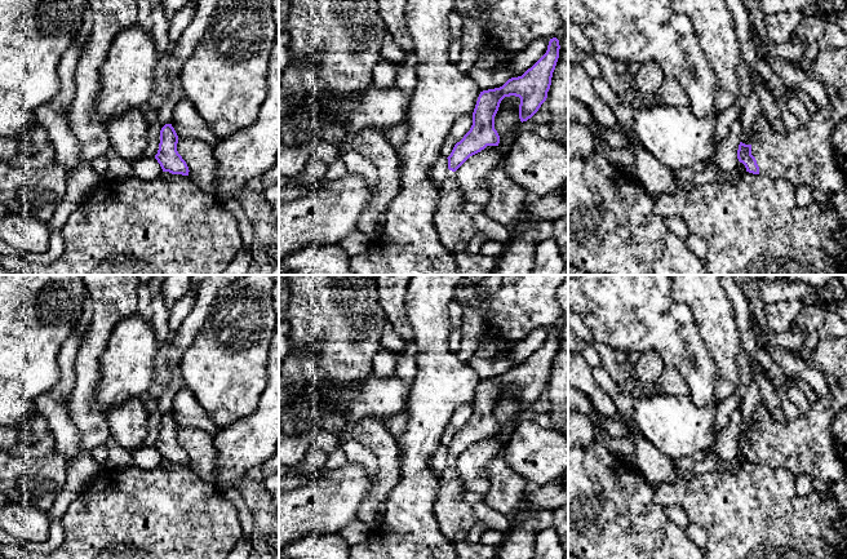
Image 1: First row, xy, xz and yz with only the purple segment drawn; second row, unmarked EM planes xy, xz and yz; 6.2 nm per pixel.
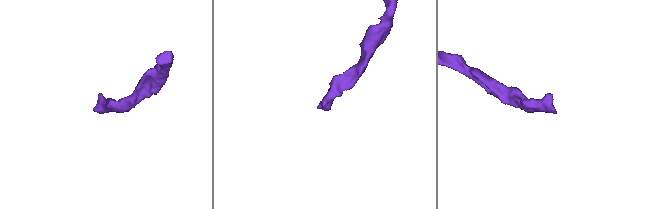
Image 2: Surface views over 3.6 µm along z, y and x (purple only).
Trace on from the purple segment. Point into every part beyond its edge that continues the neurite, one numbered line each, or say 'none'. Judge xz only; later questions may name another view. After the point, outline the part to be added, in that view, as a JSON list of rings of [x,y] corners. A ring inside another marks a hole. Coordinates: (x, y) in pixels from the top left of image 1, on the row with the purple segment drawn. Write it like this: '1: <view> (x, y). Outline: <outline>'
1: xz (455, 229). Outline: [[[447,170],[447,176],[438,185],[439,199],[434,214],[438,236],[452,253],[465,252],[470,240],[476,235],[470,216],[464,212],[466,203],[458,186],[457,170]]]

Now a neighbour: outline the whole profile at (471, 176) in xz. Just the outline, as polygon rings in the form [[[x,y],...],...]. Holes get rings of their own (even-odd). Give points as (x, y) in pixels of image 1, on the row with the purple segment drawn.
[[[487,146],[457,169],[458,186],[466,203],[487,207],[491,200],[487,177],[504,155],[501,146]]]

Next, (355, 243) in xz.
[[[358,229],[345,236],[340,243],[340,248],[343,249],[349,257],[354,257],[365,253],[372,243],[372,238],[363,234]]]

